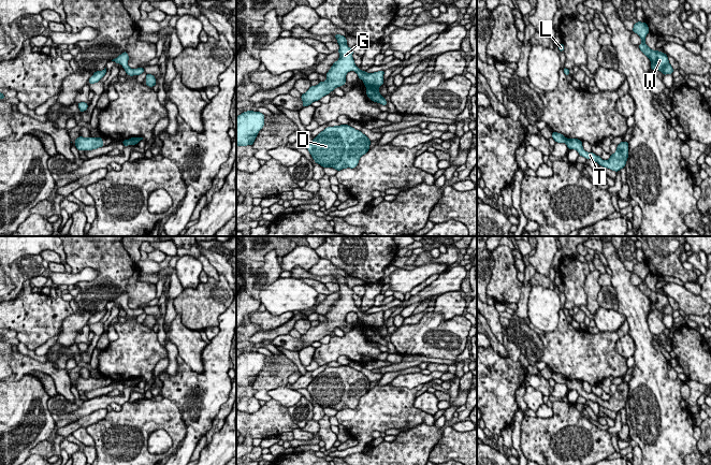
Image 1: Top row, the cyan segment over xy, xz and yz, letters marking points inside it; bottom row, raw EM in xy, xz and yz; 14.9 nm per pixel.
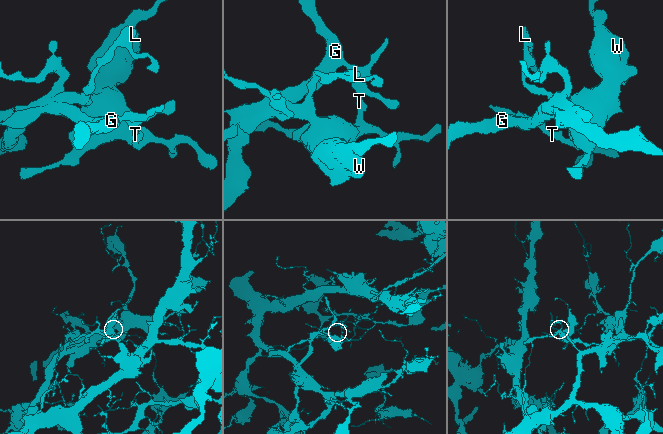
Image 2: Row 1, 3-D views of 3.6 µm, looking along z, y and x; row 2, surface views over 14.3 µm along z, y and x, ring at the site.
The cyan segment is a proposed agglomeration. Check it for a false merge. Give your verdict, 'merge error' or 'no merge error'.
merge error

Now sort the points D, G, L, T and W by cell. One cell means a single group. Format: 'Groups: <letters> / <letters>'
Groups: D L T W / G

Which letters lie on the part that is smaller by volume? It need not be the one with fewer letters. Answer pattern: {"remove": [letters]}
{"remove": ["G"]}

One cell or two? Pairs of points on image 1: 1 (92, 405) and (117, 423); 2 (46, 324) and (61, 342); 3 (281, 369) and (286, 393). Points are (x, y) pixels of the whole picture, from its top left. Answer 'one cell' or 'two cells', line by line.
1: two cells
2: two cells
3: two cells

